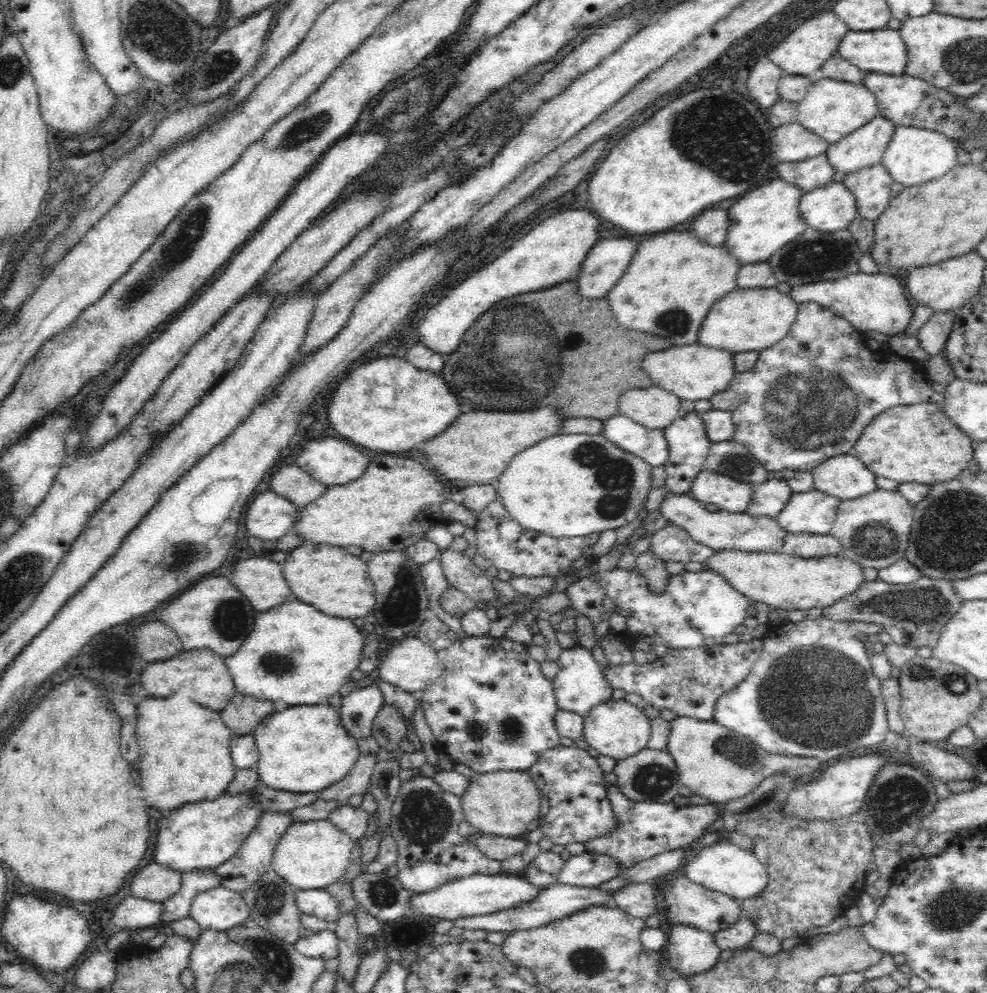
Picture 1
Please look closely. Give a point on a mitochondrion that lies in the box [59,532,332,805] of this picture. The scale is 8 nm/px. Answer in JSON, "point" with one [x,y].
{"point":[182,557]}

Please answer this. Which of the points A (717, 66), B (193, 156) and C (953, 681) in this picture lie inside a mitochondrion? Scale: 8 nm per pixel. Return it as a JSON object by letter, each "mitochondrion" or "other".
{"A":"other","B":"other","C":"mitochondrion"}

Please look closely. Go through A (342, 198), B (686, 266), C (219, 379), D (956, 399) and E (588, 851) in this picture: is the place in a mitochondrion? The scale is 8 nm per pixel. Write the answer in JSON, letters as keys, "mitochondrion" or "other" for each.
{"A":"other","B":"other","C":"other","D":"other","E":"other"}

